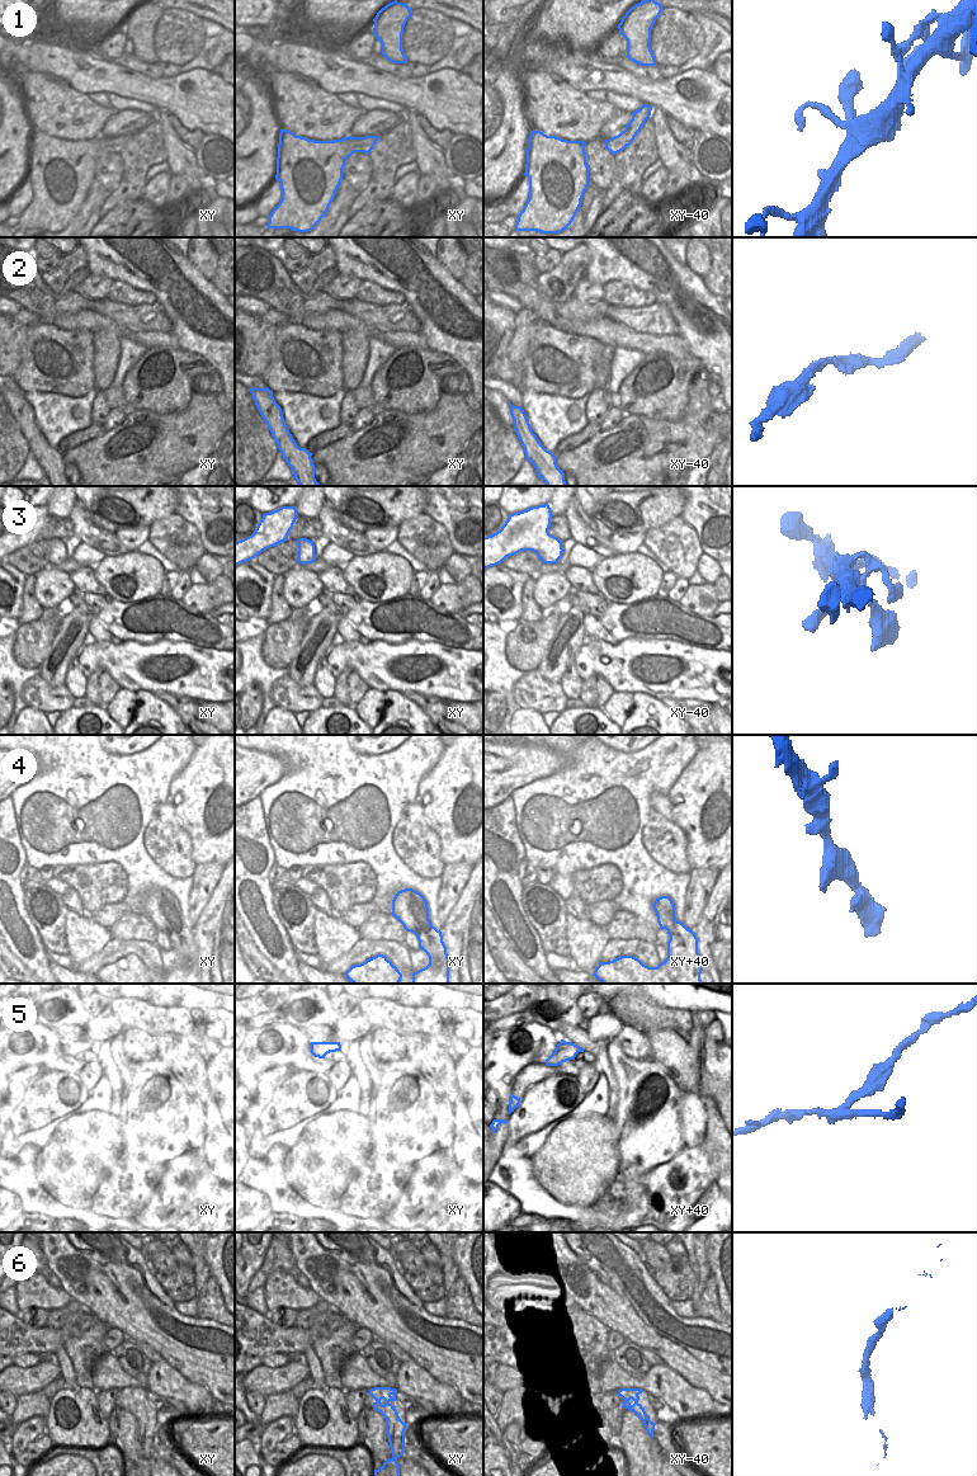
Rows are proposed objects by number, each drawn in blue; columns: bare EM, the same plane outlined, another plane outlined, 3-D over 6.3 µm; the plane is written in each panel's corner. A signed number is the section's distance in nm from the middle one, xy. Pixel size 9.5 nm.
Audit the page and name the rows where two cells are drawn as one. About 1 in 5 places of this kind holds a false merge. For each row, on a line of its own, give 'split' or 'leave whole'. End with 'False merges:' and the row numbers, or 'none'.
1: leave whole
2: leave whole
3: leave whole
4: leave whole
5: split
6: leave whole
False merges: 5

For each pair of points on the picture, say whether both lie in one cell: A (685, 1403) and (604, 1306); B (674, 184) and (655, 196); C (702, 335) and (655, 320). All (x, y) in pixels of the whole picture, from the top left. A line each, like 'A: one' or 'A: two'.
A: two
B: two
C: two

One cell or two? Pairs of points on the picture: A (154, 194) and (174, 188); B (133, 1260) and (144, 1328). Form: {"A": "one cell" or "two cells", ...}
{"A": "two cells", "B": "one cell"}

